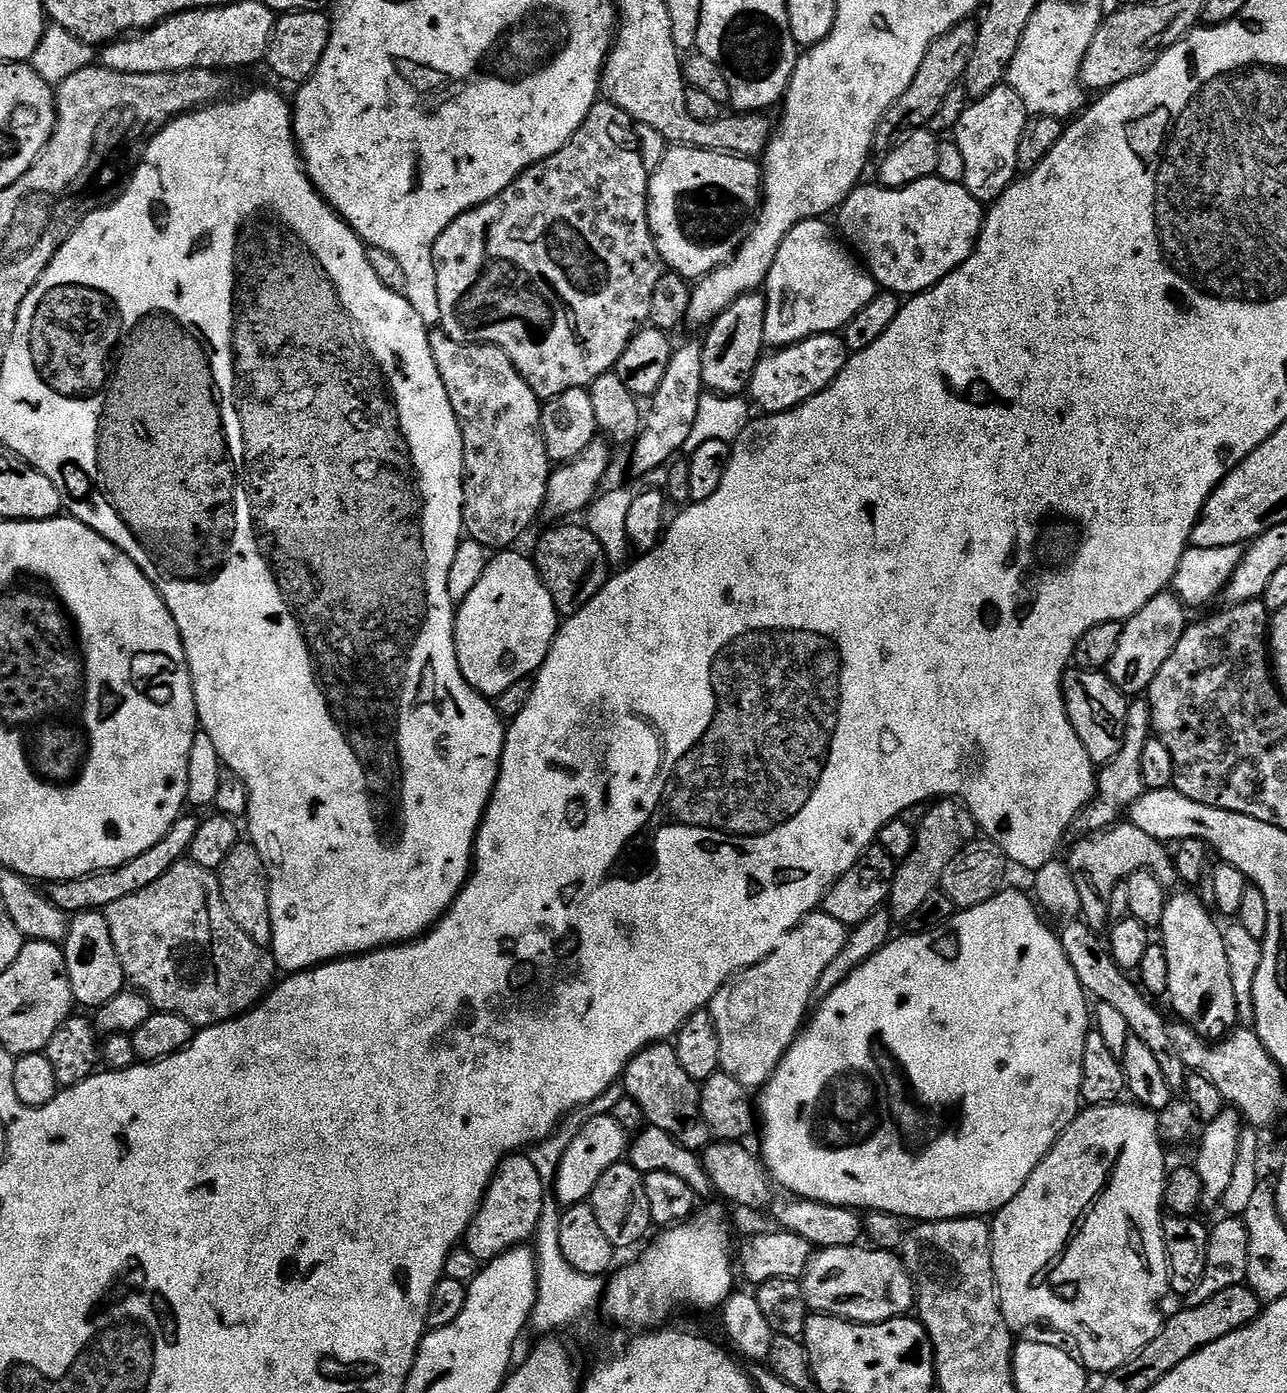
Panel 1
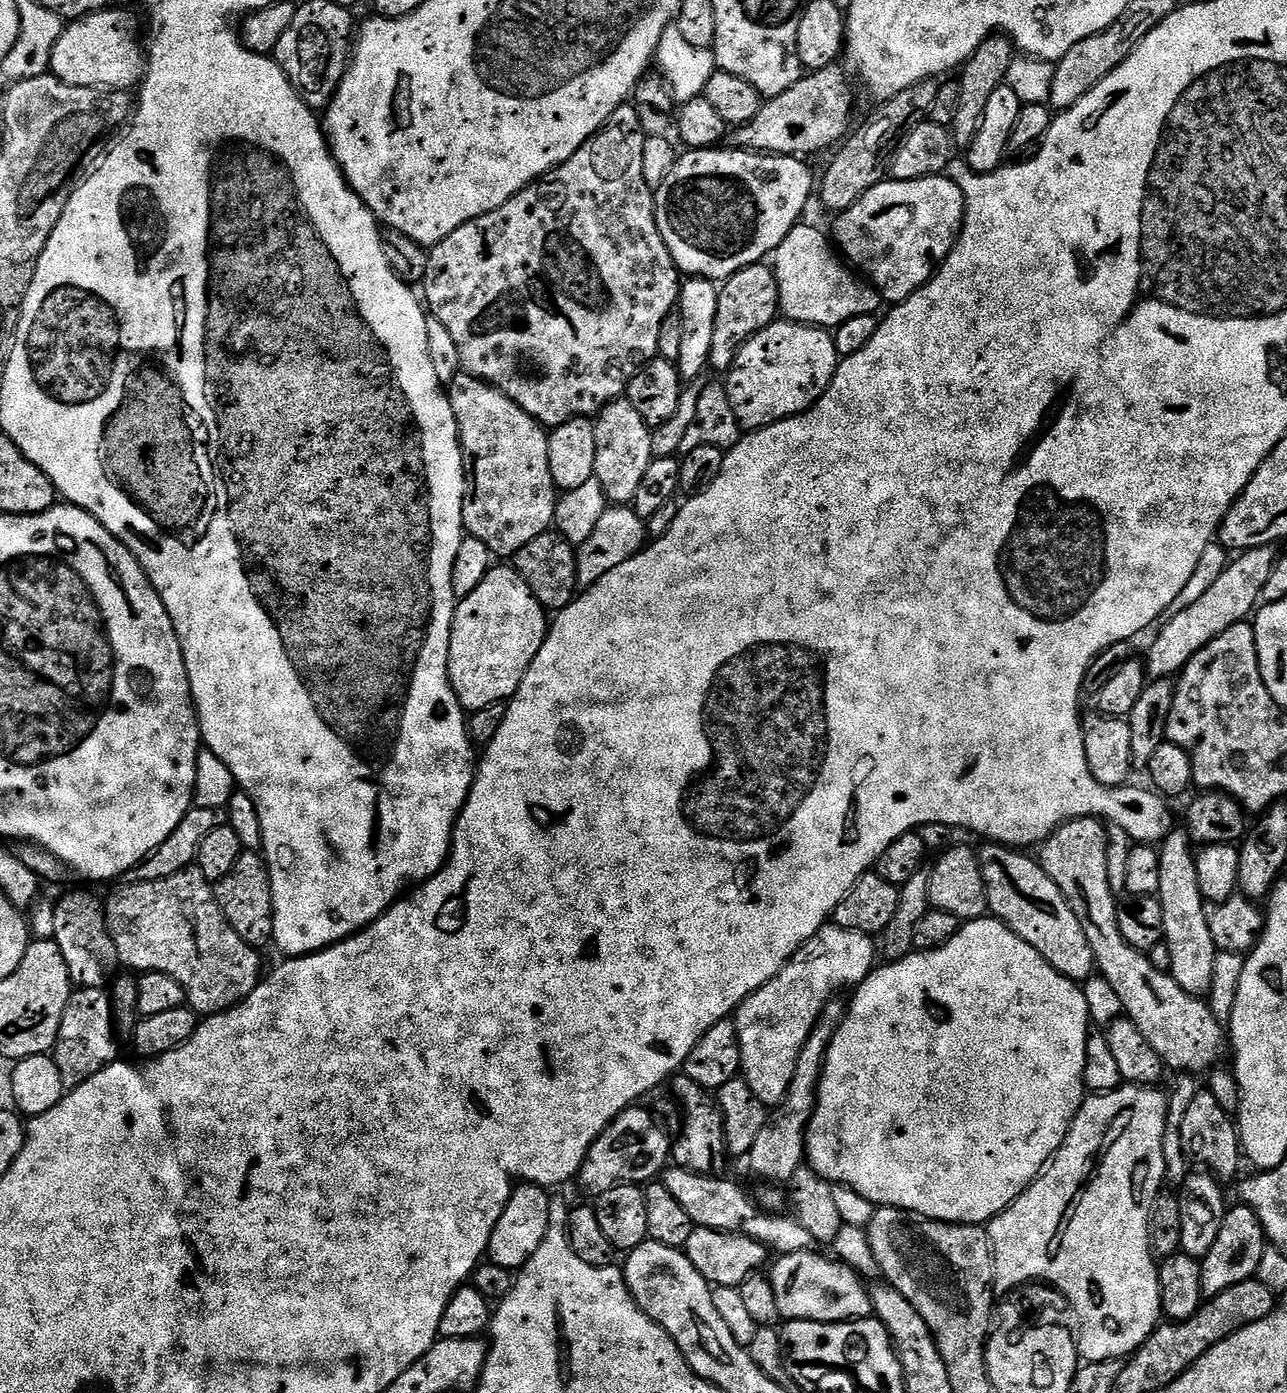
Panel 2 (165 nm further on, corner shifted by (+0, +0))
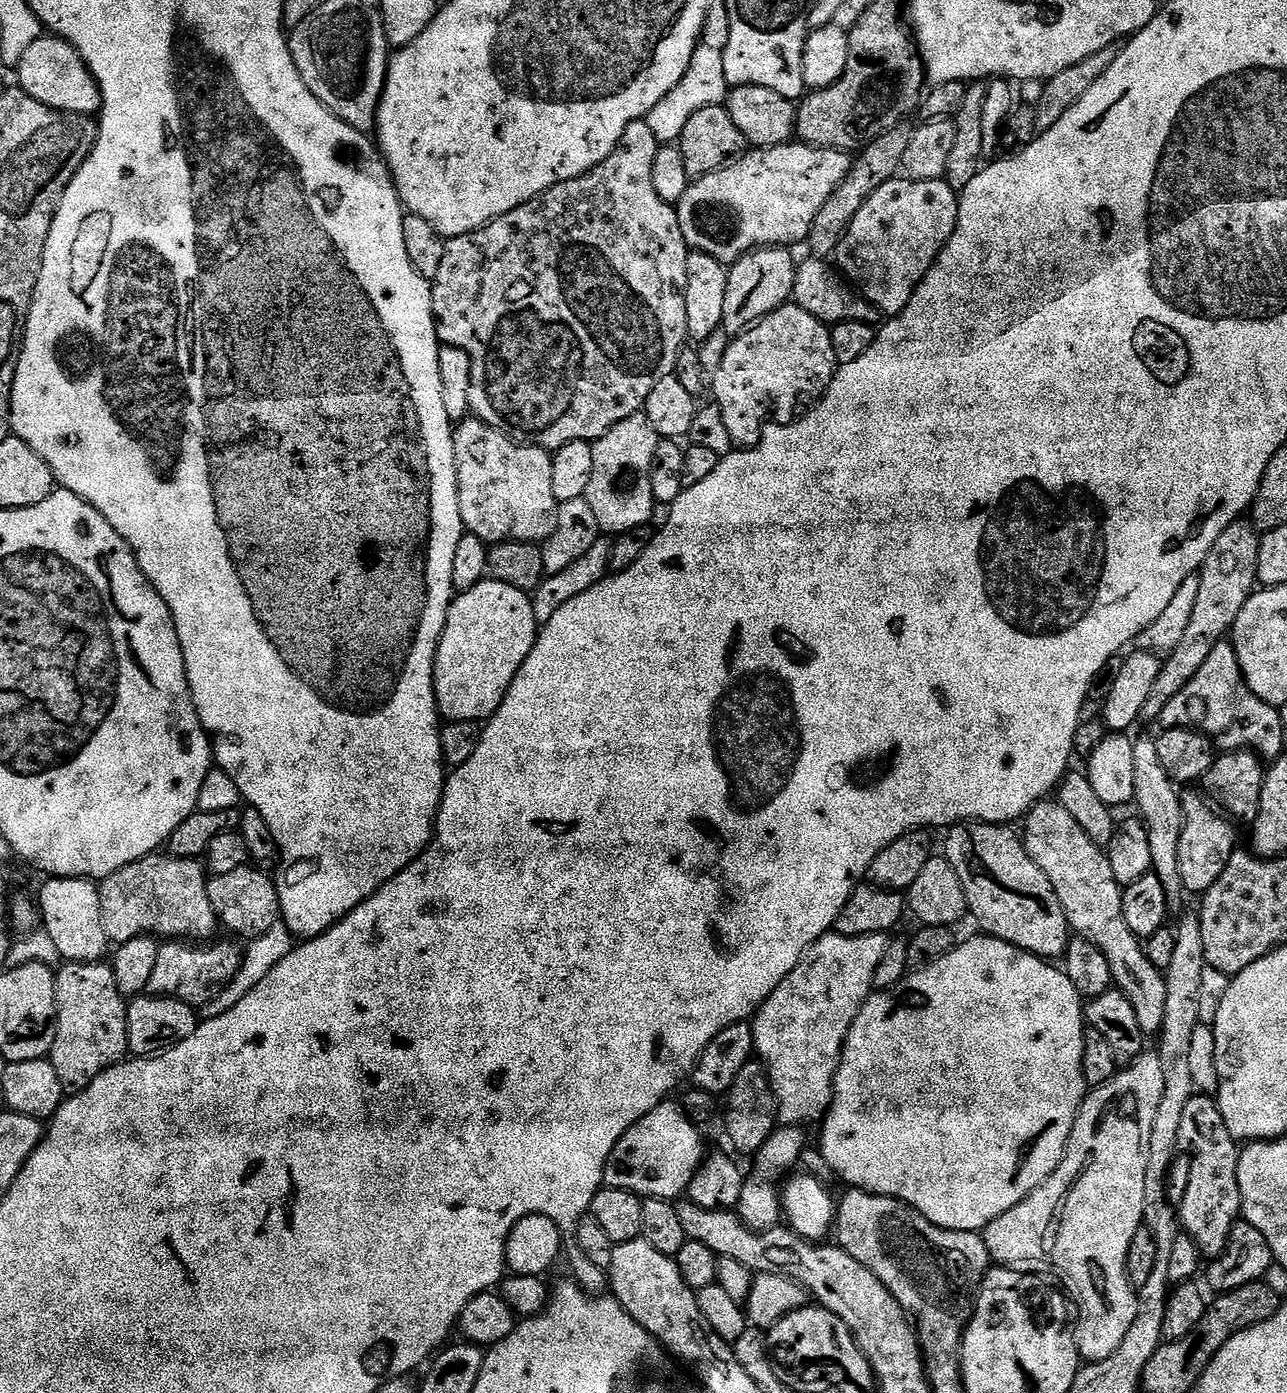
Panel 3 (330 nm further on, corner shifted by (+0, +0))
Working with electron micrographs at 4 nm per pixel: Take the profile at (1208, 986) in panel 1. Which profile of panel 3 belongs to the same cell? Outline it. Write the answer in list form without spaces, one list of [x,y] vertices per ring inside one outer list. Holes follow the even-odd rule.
[[[1151,735],[1135,737],[1134,762],[1136,763],[1134,808],[1140,811],[1137,812],[1139,819],[1143,820],[1144,825],[1150,830],[1150,850],[1154,853],[1152,871],[1162,882],[1169,901],[1176,902],[1176,899],[1182,894],[1185,895],[1186,892],[1182,874],[1178,868],[1180,839],[1184,830],[1182,796],[1176,781],[1170,778],[1170,774],[1166,774],[1166,766],[1162,766],[1162,757],[1158,754],[1158,746]]]

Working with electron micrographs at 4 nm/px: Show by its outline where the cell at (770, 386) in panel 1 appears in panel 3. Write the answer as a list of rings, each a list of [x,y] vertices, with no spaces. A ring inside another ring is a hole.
[[[789,302],[761,318],[757,324],[740,333],[732,345],[720,356],[716,373],[710,376],[710,396],[722,410],[722,419],[737,449],[752,448],[762,438],[765,424],[791,424],[801,414],[809,411],[824,395],[837,367],[832,349],[829,325],[802,310],[799,304]]]

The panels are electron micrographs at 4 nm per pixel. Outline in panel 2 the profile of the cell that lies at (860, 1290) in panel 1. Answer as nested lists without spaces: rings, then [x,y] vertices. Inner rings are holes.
[[[816,1250],[786,1253],[770,1269],[781,1321],[842,1324],[845,1320],[866,1320],[873,1315],[872,1294],[865,1278],[840,1259],[828,1256],[819,1256]]]

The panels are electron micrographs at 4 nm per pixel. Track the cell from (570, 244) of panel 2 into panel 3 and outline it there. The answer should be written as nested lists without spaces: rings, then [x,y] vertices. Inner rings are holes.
[[[647,119],[630,122],[616,149],[586,174],[547,188],[530,202],[502,214],[470,234],[444,240],[442,262],[438,266],[438,274],[430,284],[436,339],[441,345],[457,348],[468,355],[468,407],[471,415],[494,426],[517,444],[535,444],[537,448],[555,450],[570,442],[600,440],[618,422],[641,411],[646,398],[650,398],[650,390],[654,390],[659,380],[673,375],[676,371],[676,355],[685,347],[688,334],[682,285],[686,278],[686,258],[690,249],[682,238],[675,207],[658,198],[654,190],[652,171],[657,147],[658,141],[654,134],[650,134]]]

